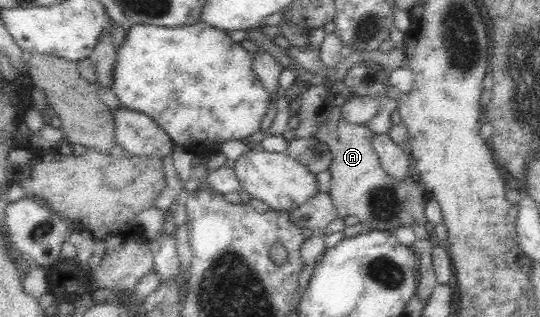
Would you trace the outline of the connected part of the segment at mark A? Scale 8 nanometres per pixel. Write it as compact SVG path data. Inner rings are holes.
M333 107L329 119L320 127L314 138L325 142L332 153L332 164L327 172L326 183L330 186L330 197L336 212L336 216L355 216L358 222L365 226L371 226L371 231L394 231L398 227L412 227L413 224L422 224L431 231L432 224L425 215L425 206L430 200L428 189L424 183L416 178L407 176L405 180L396 180L383 170L378 155L373 151L373 133L366 125L351 125L343 121L341 108Z

